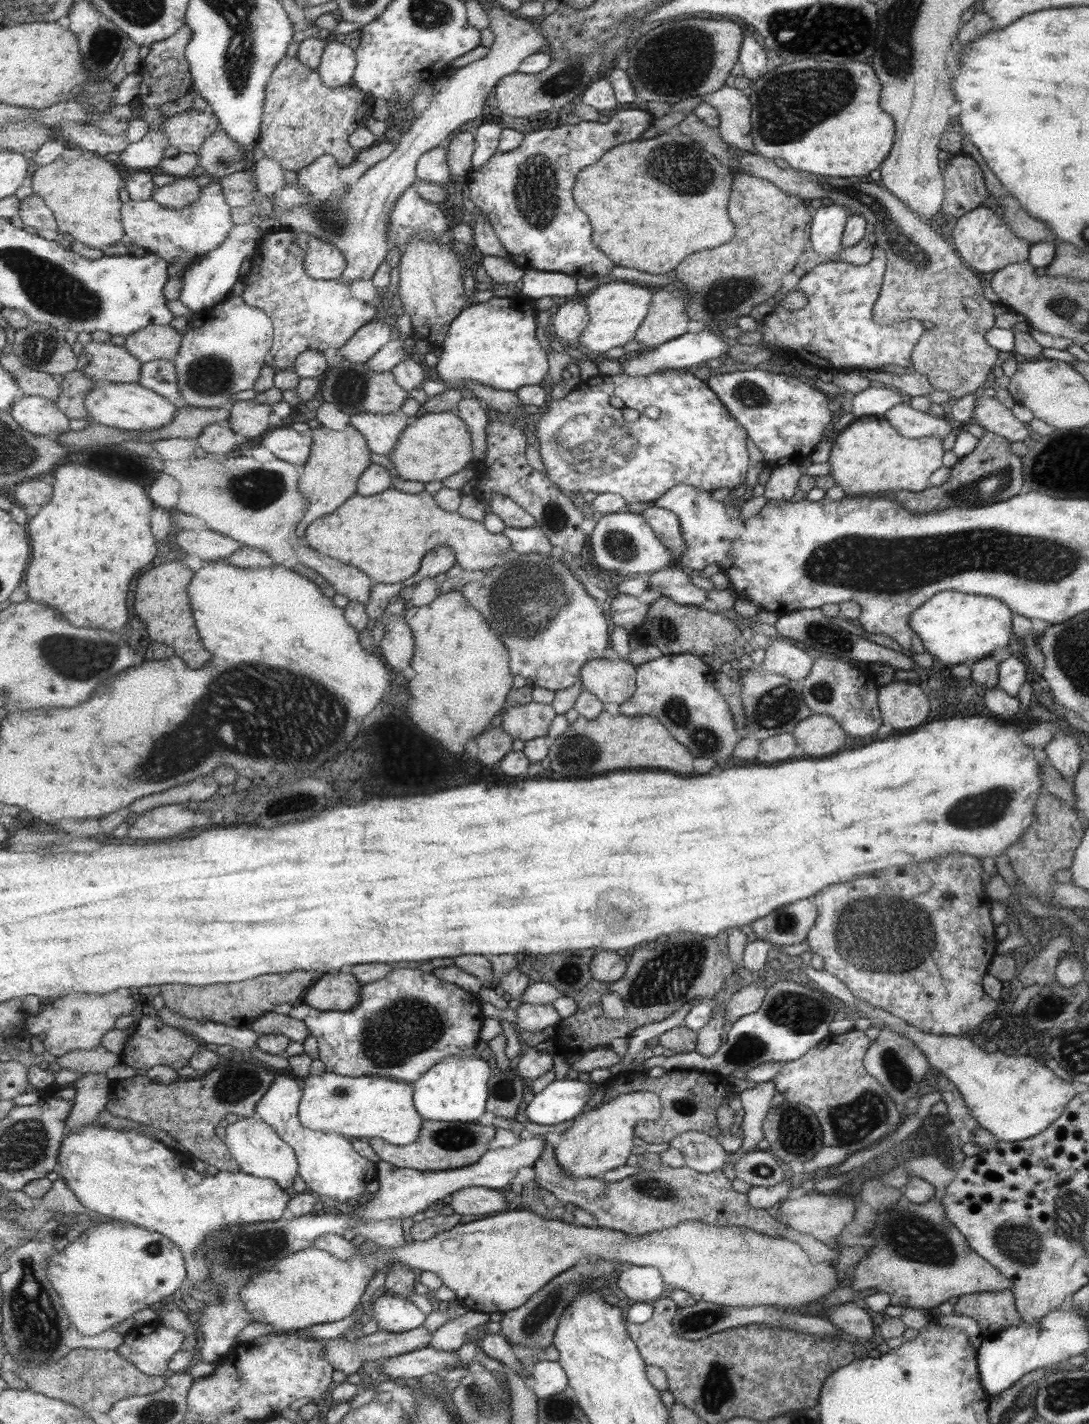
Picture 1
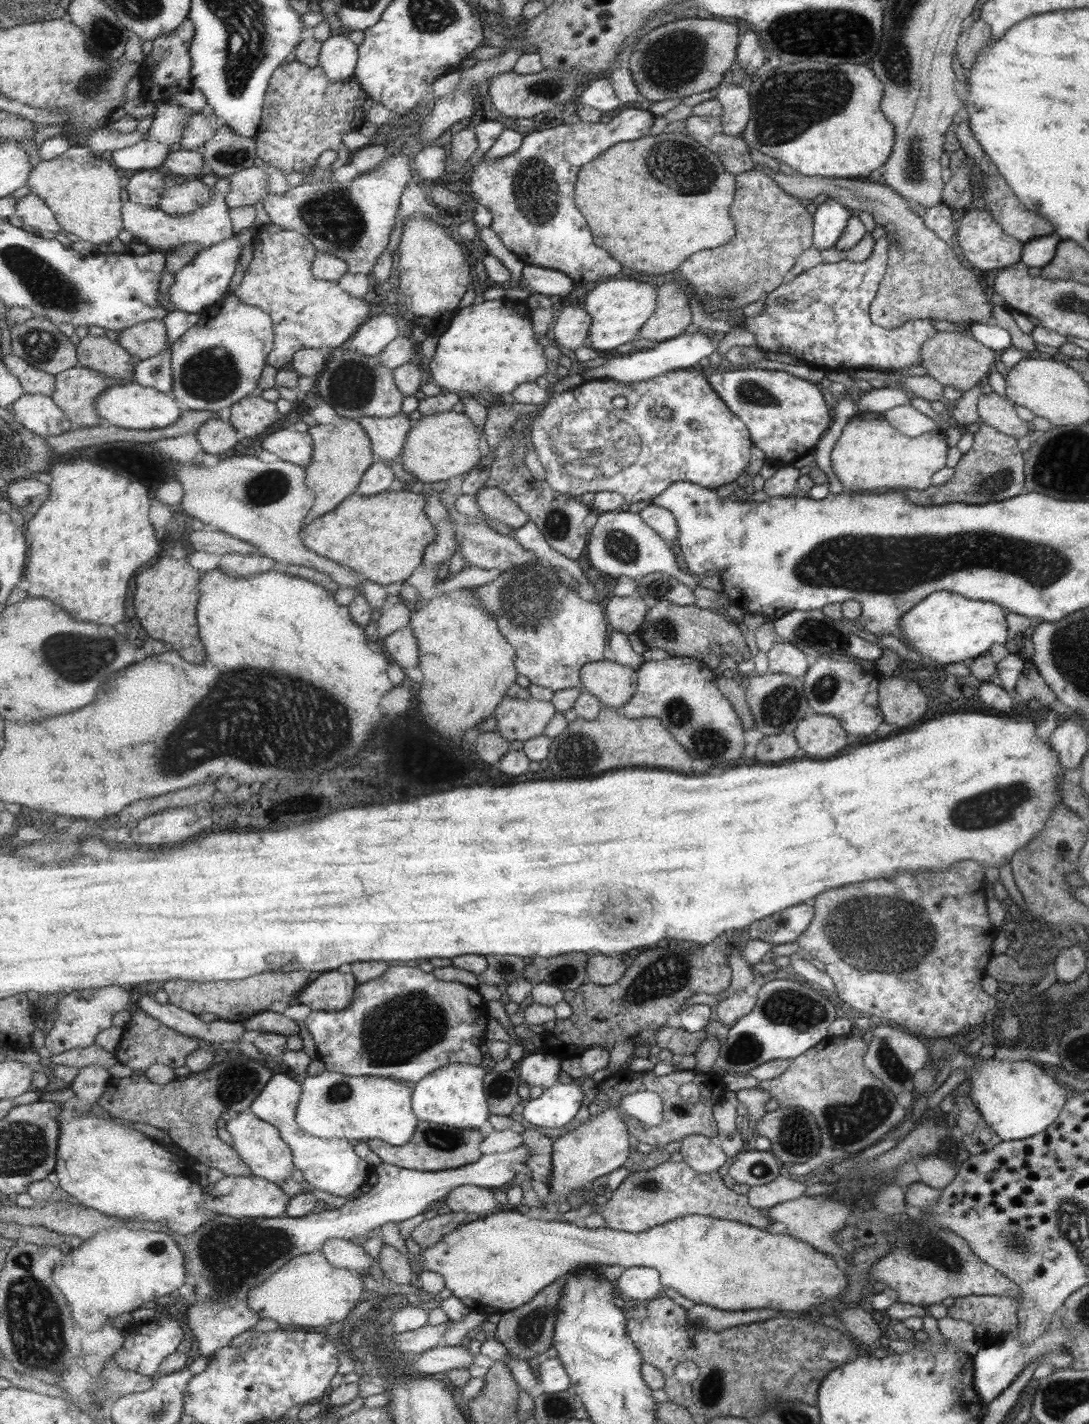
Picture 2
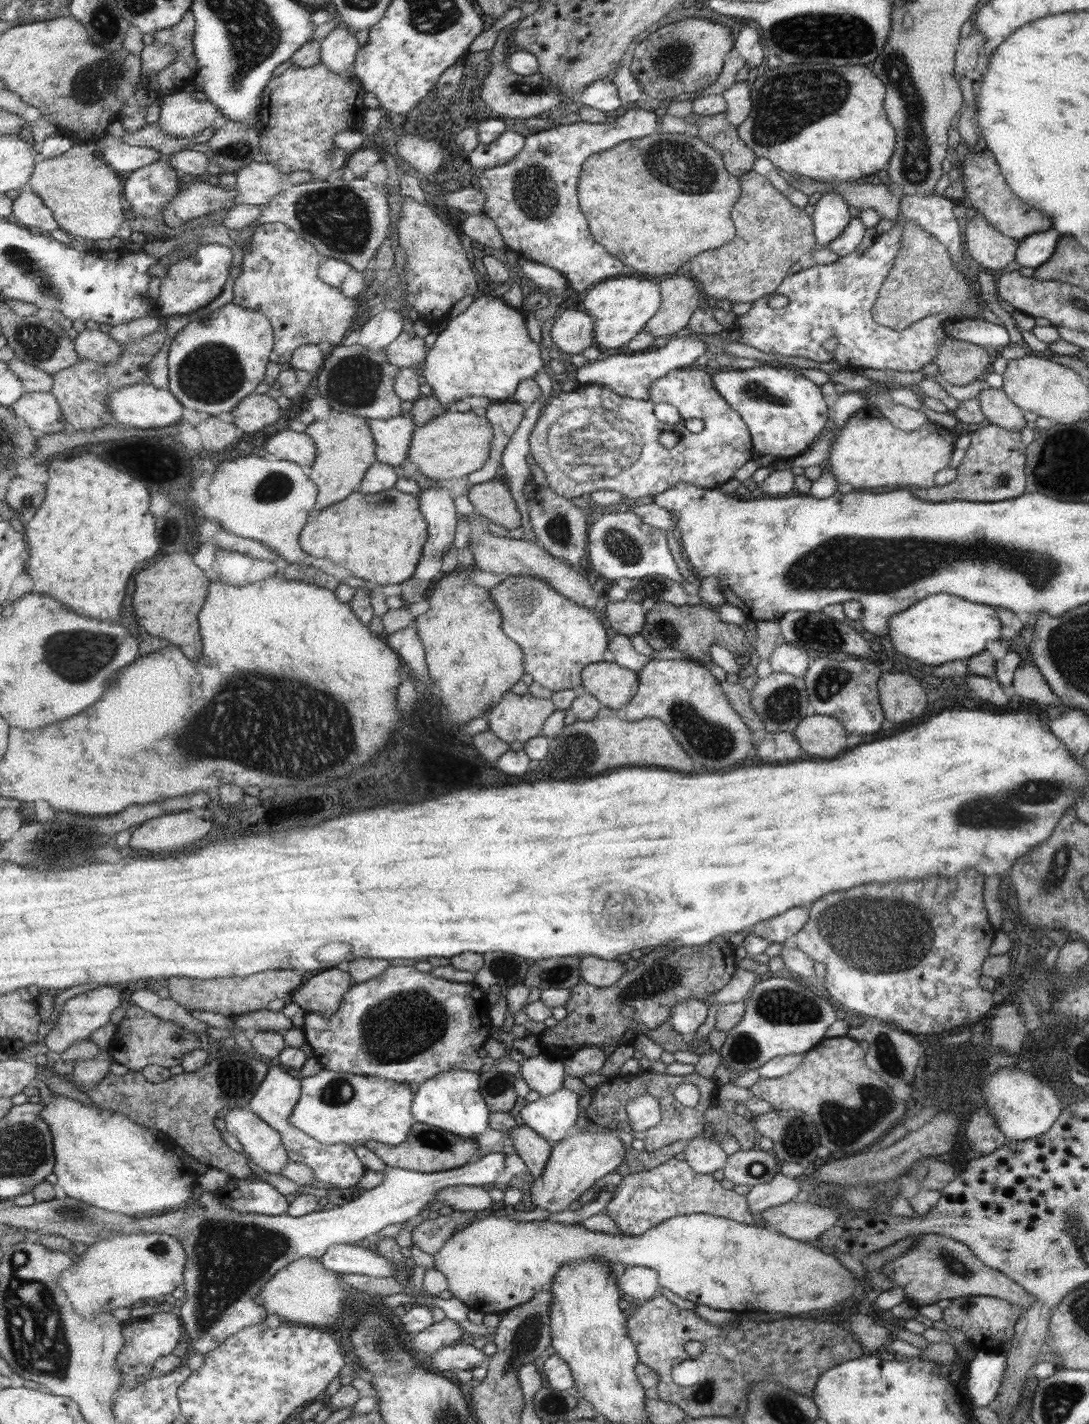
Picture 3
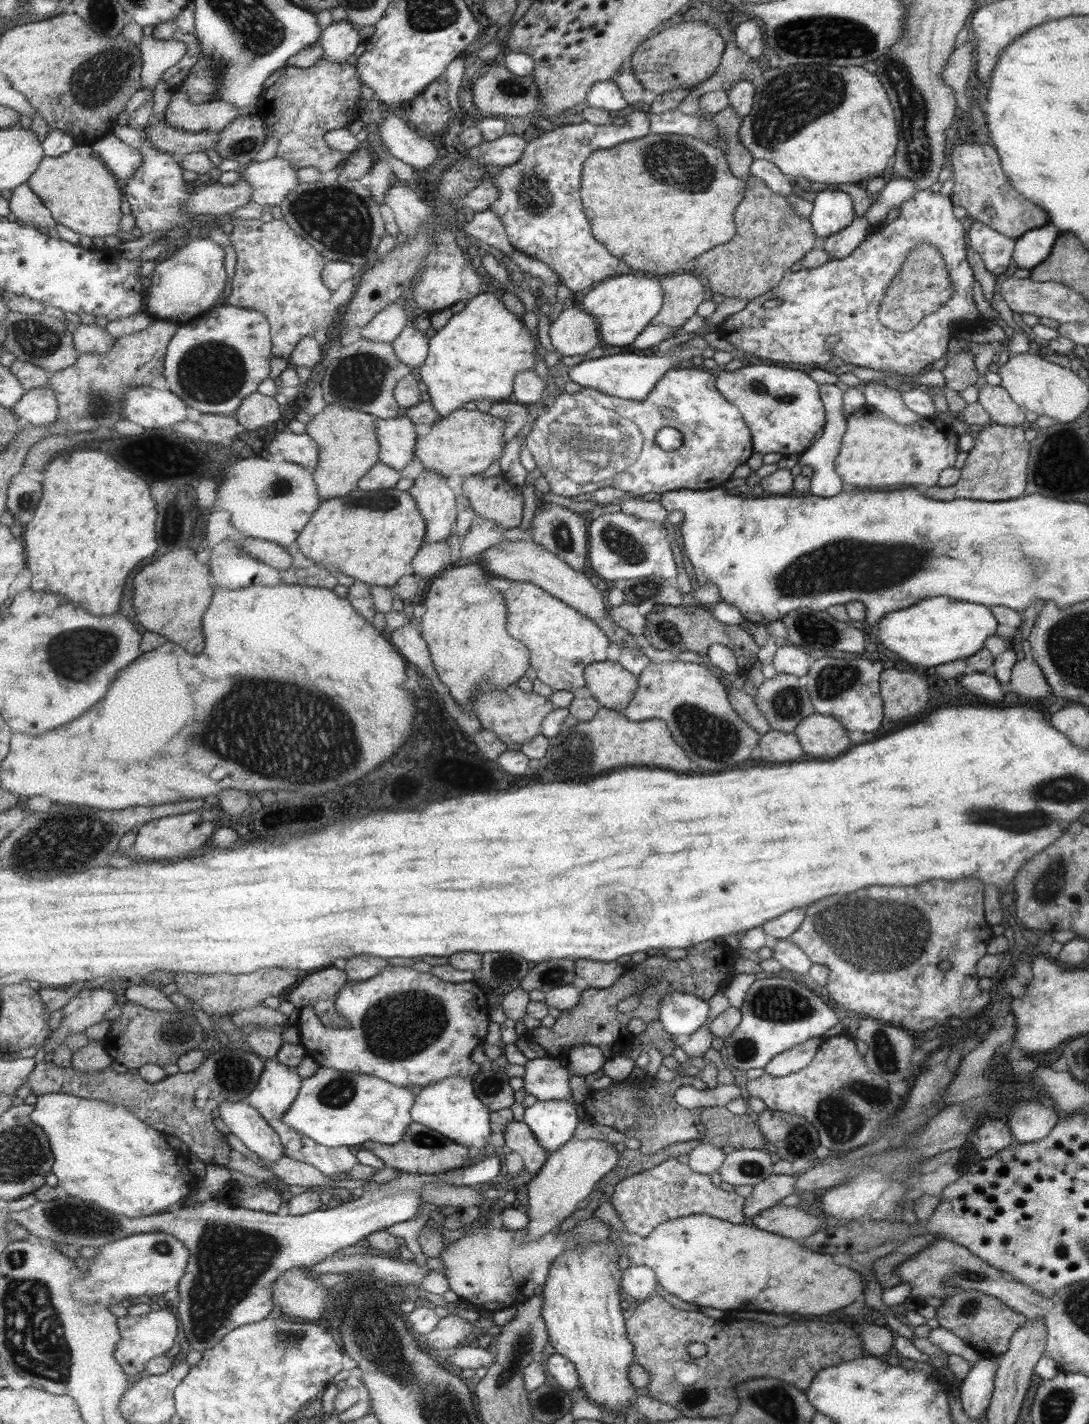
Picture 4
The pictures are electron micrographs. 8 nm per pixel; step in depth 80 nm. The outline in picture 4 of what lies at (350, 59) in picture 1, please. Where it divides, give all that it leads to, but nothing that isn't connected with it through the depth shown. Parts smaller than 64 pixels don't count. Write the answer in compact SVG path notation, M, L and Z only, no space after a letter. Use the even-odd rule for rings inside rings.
M346 19L331 23L325 28L321 38L325 57L340 63L345 62L349 54L353 54L363 42L359 36L359 28L349 24Z

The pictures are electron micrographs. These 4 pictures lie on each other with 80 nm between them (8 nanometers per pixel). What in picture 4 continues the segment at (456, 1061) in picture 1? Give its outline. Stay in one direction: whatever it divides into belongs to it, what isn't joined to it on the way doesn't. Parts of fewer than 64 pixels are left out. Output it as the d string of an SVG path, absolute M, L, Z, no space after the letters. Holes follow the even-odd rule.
M452 1076L444 1081L423 1087L416 1096L416 1105L412 1110L412 1119L437 1130L457 1144L475 1146L479 1151L491 1146L490 1138L493 1134L491 1128L491 1113L489 1107L477 1096L473 1078Z

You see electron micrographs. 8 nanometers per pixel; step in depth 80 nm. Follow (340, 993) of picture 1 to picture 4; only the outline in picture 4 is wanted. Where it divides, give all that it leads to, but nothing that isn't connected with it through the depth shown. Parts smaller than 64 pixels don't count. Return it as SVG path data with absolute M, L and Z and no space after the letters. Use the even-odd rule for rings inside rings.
M323 968L292 988L286 1000L300 1010L305 1006L313 1007L325 1026L339 1030L348 1020L337 1010L337 997L348 981L346 969Z

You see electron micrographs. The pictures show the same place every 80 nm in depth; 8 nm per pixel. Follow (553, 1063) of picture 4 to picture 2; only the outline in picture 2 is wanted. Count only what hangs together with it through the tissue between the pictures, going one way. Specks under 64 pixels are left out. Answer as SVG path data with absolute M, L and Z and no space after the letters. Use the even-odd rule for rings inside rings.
M537 1050L521 1059L519 1071L525 1084L547 1090L559 1083L561 1058Z

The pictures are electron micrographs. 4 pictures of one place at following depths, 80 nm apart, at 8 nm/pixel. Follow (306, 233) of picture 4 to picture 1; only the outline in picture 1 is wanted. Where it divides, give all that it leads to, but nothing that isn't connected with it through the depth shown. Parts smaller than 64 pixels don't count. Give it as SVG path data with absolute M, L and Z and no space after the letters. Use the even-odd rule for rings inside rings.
M497 2L491 4L488 16L489 28L495 34L489 53L483 59L448 72L440 81L433 101L409 131L401 135L400 143L389 158L367 169L356 183L348 186L348 193L340 197L331 197L320 203L309 201L292 209L284 209L273 201L275 216L283 227L295 233L307 232L341 250L348 263L343 278L348 281L374 278L379 266L385 262L390 251L392 212L396 209L397 201L419 180L417 165L420 158L429 150L441 146L455 128L481 116L487 96L494 91L497 82L503 76L517 73L521 63L537 53L539 48L547 48L548 42L541 33L539 20L513 15Z

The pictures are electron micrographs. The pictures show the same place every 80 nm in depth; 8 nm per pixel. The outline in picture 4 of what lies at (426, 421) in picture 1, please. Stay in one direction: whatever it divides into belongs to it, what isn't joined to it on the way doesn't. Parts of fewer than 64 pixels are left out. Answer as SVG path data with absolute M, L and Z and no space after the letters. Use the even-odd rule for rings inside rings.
M459 409L433 424L427 435L419 436L416 457L425 469L446 477L483 474L503 458L507 445L504 441L505 431L506 422L503 419L478 409Z

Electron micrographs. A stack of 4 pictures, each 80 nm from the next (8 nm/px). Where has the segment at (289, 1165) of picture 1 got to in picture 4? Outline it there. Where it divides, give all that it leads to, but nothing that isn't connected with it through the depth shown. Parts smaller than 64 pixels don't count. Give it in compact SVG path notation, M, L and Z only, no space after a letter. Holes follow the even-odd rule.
M225 1101L218 1106L220 1118L245 1146L271 1162L283 1158L285 1147L280 1134L265 1120L257 1107L247 1101Z

